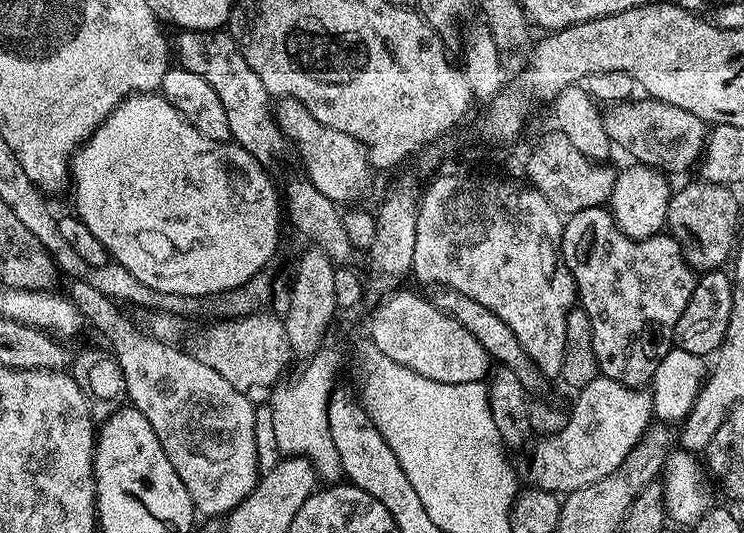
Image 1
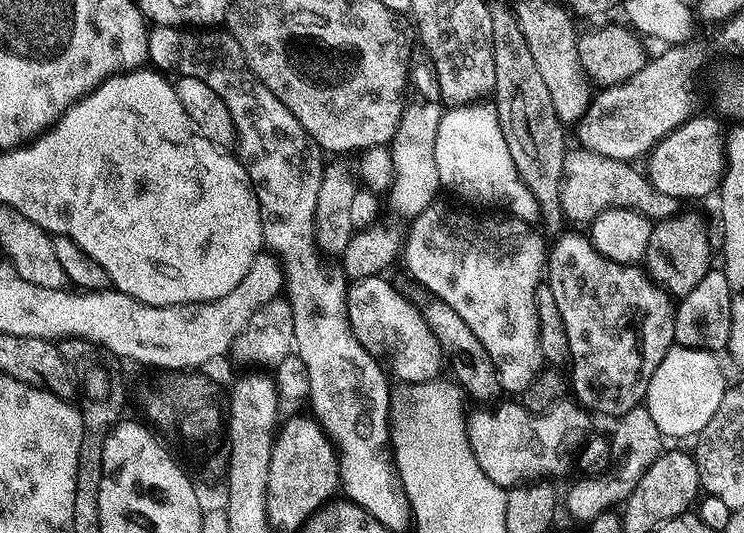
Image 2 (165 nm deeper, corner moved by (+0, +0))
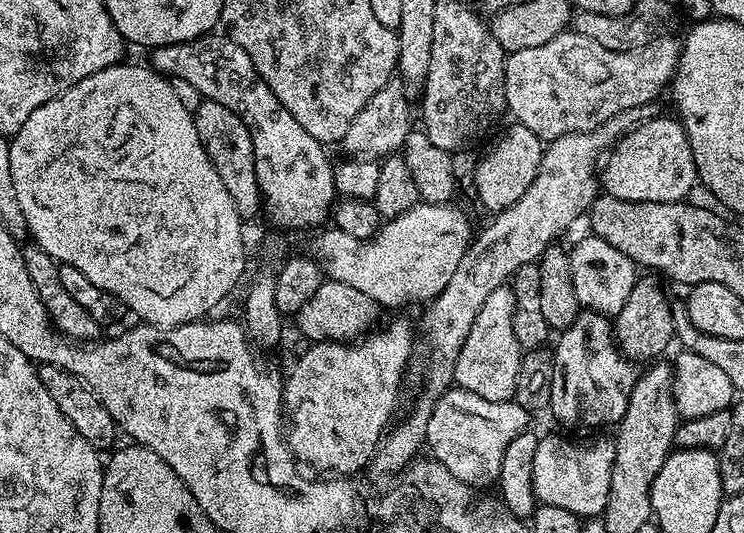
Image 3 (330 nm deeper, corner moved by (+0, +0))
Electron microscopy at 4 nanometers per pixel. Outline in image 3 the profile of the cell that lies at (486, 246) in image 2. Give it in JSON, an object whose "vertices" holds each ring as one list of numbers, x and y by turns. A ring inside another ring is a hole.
{"vertices":[[505,286,494,290,482,302,482,310,478,310,478,318,474,318,470,334,466,334,466,342,456,359,455,387,470,390,470,394,478,394,486,402,511,400,516,394,521,355,520,343,514,336,514,294,511,287]]}

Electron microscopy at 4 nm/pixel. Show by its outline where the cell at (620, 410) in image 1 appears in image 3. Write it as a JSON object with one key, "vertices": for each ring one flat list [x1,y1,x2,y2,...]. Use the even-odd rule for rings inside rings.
{"vertices":[[453,386,440,396,432,407,426,426,426,448,427,451,432,451,430,456,433,461,441,464,454,478,467,484,469,488,481,490,480,488,488,488,491,484,493,487,499,481,502,458,510,442,514,442,514,438,518,438,518,434,522,434,529,427,528,420,530,420,530,413,522,406,518,406,515,399,486,402,486,398,478,398,478,394,470,394,470,390]]}

